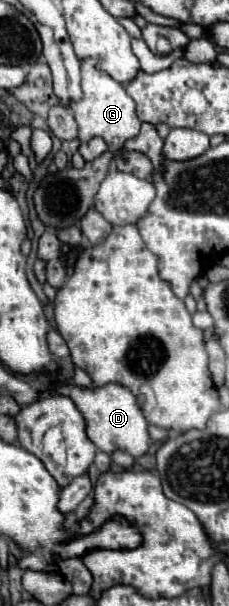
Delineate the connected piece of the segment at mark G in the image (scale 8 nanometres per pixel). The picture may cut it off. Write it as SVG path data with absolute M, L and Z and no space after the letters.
M93 60L81 62L81 88L83 88L83 100L71 102L71 112L75 122L79 124L79 140L87 142L95 136L103 138L109 146L109 150L123 150L125 142L129 138L135 138L141 130L141 120L135 114L135 102L131 96L127 96L125 88L115 82L109 74L99 72L93 64Z

